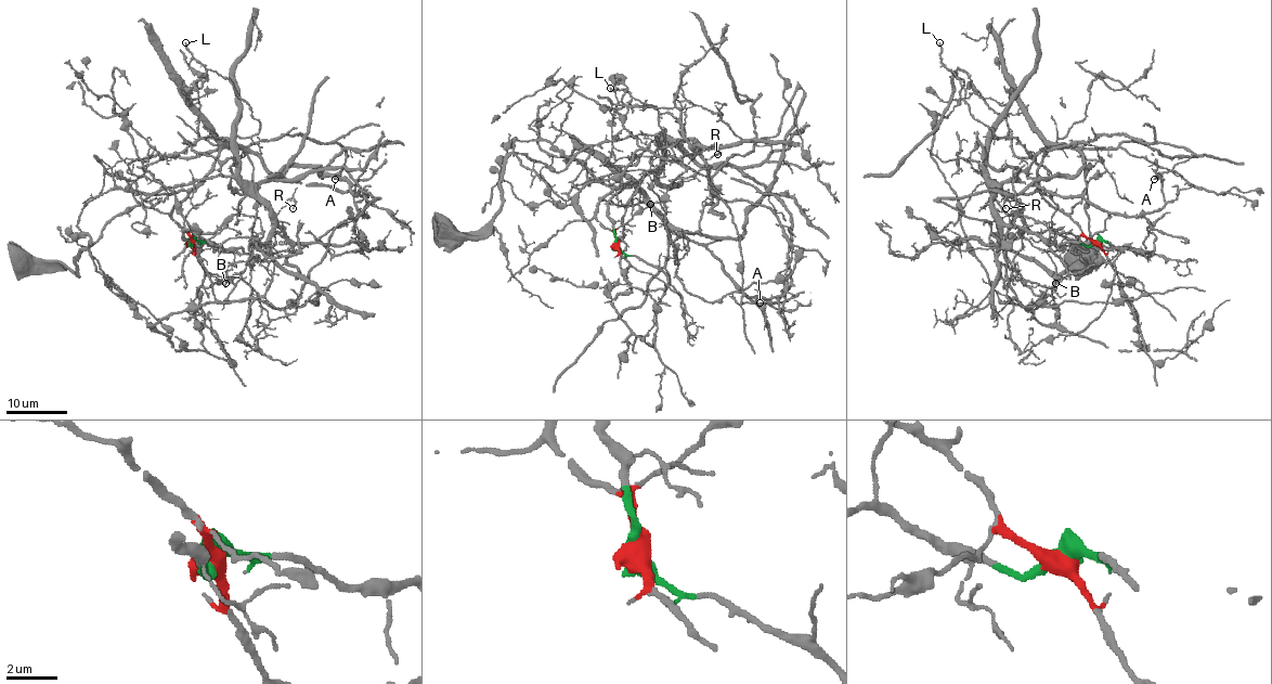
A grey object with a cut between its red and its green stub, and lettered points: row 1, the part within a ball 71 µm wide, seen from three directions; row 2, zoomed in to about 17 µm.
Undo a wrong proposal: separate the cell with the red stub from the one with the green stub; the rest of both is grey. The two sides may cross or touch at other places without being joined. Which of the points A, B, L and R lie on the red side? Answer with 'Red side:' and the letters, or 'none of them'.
Red side: A, B

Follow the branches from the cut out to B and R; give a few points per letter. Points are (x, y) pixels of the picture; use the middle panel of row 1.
B: (615, 245), (596, 205), (632, 186), (680, 234), (676, 246), (665, 210), (650, 205)
R: (615, 245), (608, 202), (626, 183), (639, 181), (658, 166), (669, 143), (690, 140), (703, 160), (717, 154)

